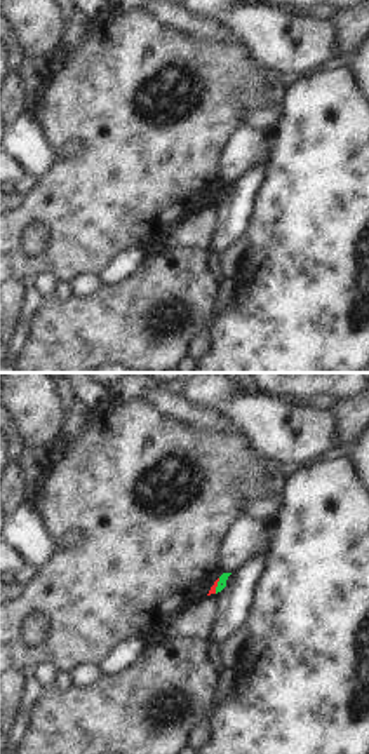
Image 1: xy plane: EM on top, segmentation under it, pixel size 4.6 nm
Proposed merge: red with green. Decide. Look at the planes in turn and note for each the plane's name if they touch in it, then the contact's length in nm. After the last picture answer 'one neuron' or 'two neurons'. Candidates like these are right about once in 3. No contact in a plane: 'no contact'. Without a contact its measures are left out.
meets red in xy; contact 80 nm long

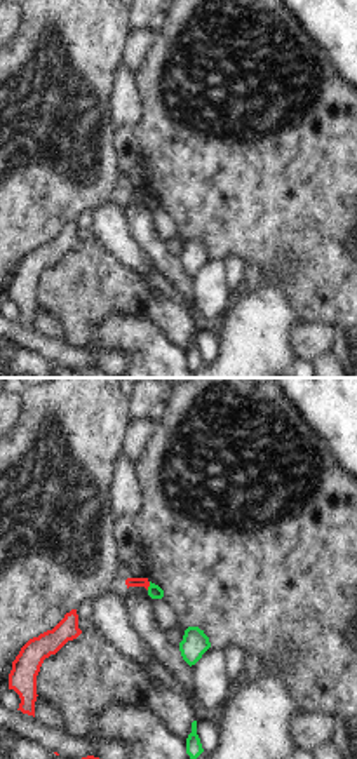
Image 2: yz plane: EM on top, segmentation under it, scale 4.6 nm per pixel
meets red in yz; contact 40 nm long

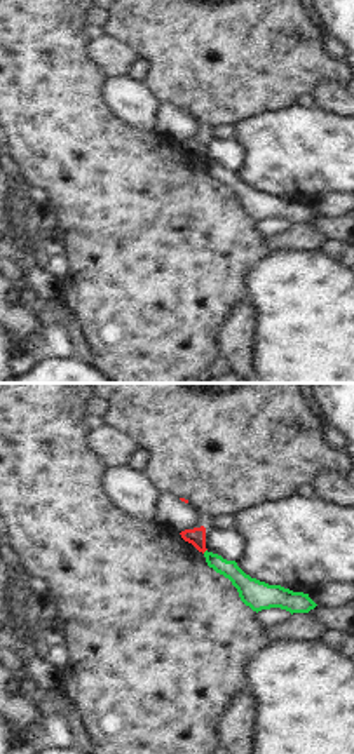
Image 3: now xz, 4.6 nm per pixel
meets red in xz; contact 30 nm long

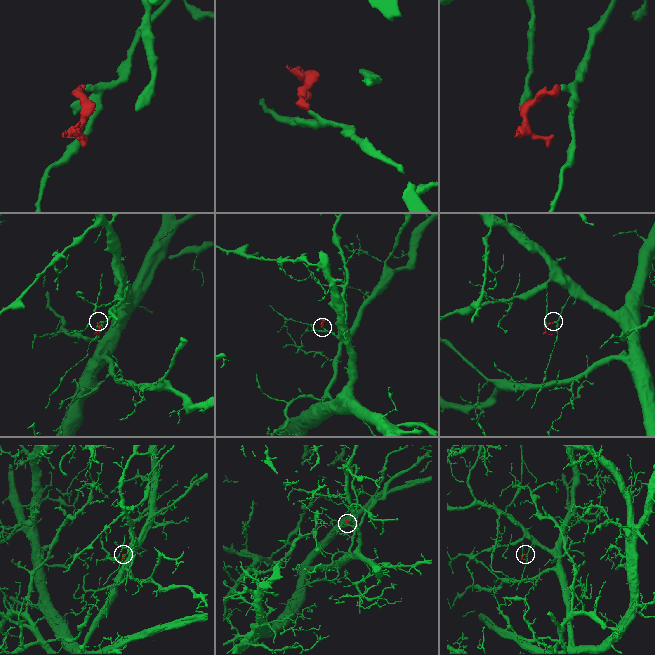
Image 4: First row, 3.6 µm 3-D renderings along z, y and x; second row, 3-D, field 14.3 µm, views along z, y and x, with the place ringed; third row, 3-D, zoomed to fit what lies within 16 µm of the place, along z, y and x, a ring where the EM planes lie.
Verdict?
two neurons

